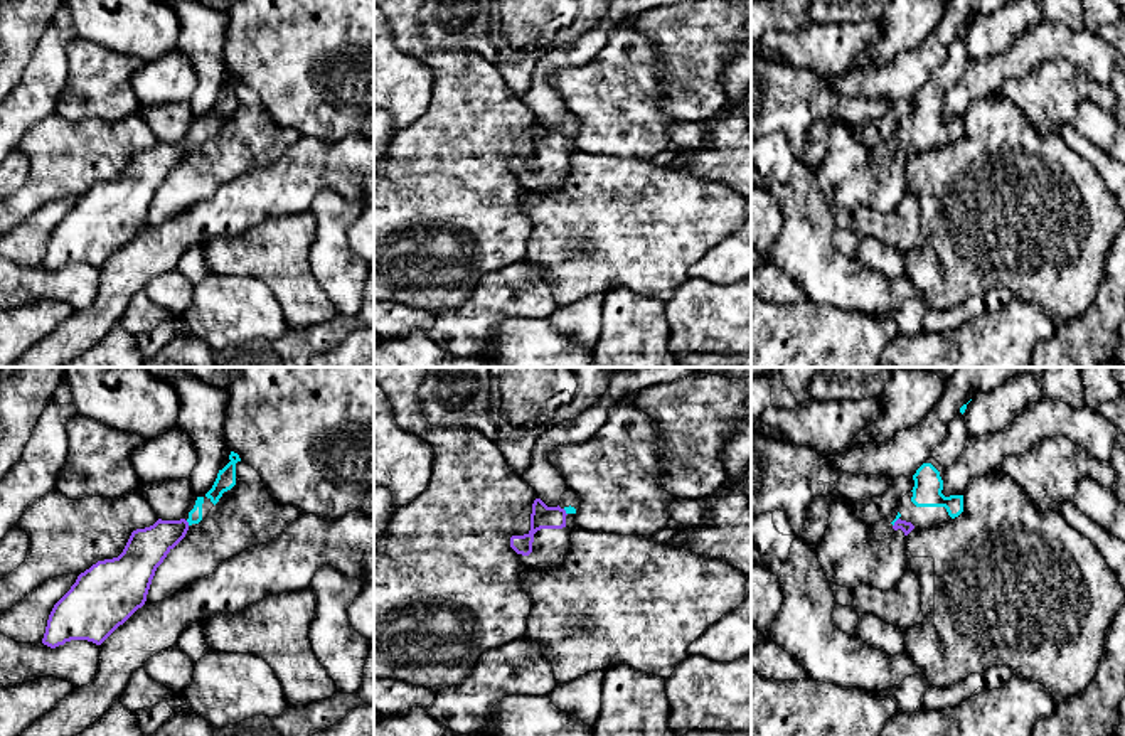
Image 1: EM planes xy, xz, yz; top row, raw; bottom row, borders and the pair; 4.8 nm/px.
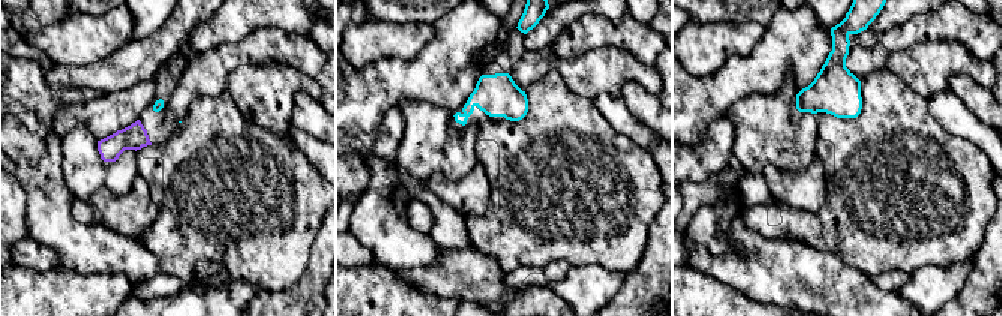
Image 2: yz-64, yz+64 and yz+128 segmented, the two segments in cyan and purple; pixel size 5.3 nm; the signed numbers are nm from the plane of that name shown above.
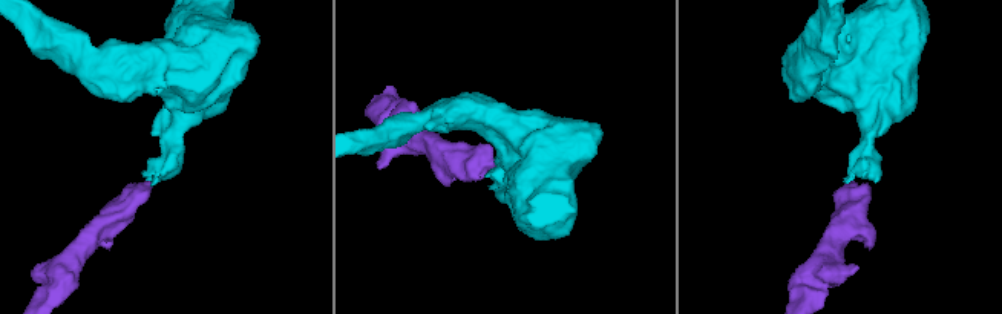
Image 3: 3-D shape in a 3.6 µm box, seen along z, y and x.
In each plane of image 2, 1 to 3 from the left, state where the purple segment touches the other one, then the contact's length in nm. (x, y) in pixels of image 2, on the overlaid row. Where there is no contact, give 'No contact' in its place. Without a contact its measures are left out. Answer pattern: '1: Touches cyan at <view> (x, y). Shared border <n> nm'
1: No contact
2: No contact
3: No contact

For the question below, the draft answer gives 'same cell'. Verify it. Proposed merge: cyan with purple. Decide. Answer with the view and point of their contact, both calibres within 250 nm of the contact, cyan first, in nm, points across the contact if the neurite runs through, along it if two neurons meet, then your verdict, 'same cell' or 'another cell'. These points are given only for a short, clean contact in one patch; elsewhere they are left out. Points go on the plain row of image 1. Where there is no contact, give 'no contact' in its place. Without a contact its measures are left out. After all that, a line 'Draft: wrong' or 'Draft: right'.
contact xy (187, 144); calibres 60 and 190 nm; way xy (196, 137), (187, 144), (147, 170); same cell
Draft: right

